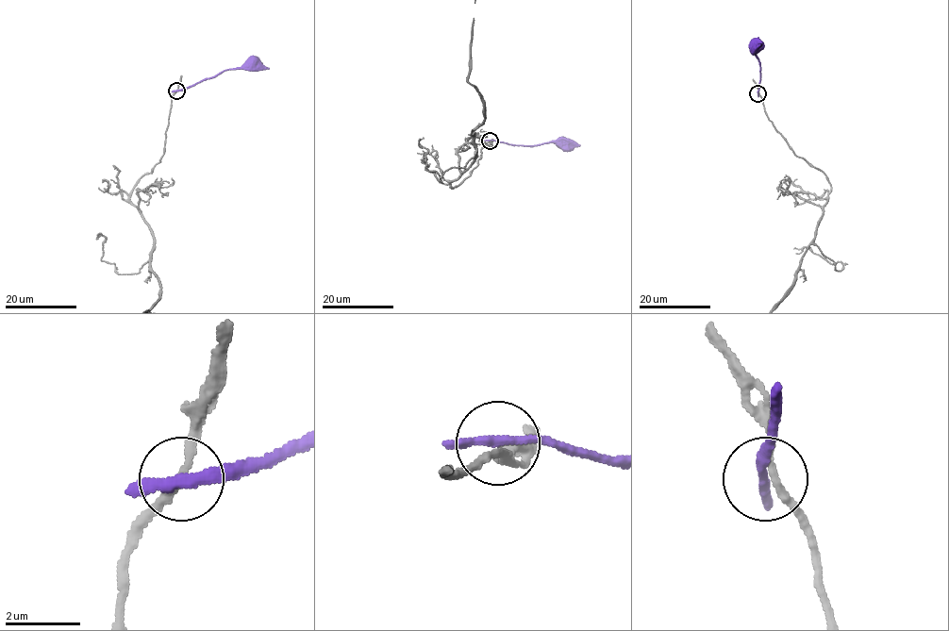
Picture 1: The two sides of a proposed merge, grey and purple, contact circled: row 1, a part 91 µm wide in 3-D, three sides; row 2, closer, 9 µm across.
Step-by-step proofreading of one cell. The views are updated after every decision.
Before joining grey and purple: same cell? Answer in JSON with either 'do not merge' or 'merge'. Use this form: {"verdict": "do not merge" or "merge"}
{"verdict": "do not merge"}

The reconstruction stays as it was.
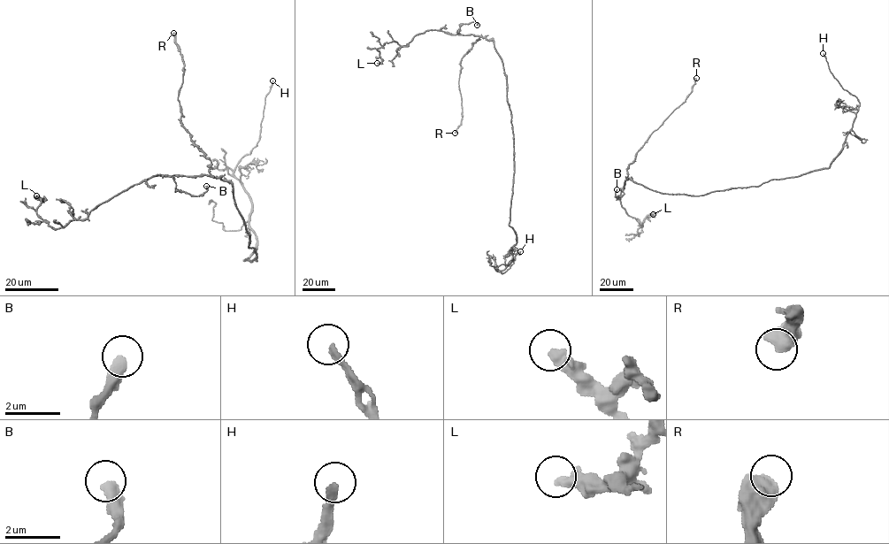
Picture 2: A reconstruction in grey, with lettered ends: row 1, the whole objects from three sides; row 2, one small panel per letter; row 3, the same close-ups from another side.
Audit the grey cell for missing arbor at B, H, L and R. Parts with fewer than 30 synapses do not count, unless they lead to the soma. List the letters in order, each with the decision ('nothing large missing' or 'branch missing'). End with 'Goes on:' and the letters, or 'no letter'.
B: nothing large missing
H: branch missing
L: nothing large missing
R: nothing large missing
Goes on: H

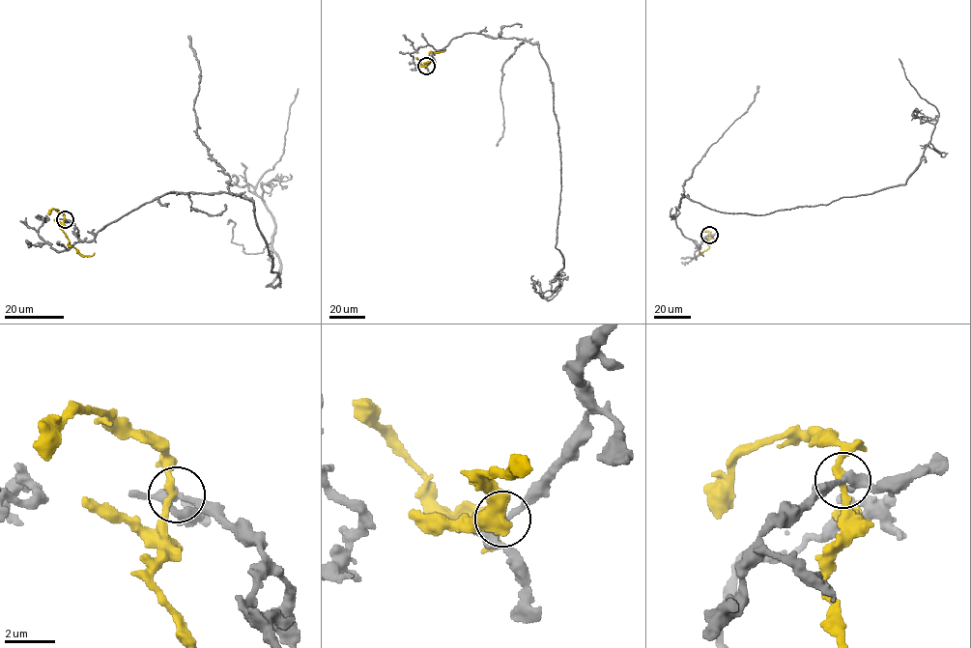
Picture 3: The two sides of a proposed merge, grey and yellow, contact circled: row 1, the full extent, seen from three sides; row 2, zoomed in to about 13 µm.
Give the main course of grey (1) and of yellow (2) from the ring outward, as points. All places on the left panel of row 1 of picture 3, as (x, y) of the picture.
1: (65, 218), (91, 241), (171, 193), (239, 194), (279, 287), (267, 287), (280, 265), (255, 190), (298, 88)
2: (65, 219), (62, 230), (68, 245), (83, 255), (94, 253)

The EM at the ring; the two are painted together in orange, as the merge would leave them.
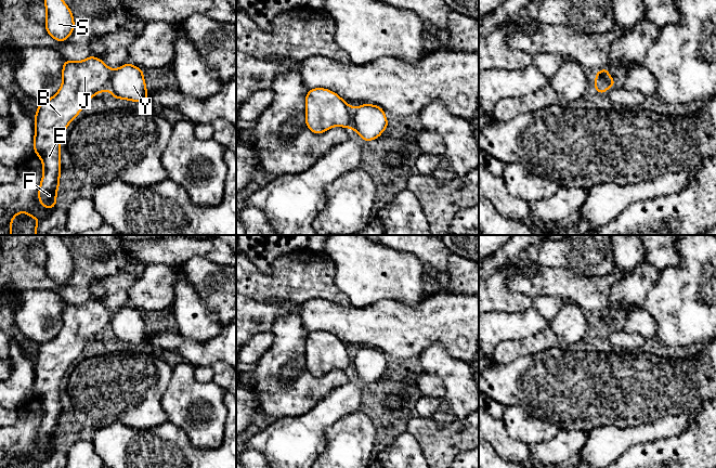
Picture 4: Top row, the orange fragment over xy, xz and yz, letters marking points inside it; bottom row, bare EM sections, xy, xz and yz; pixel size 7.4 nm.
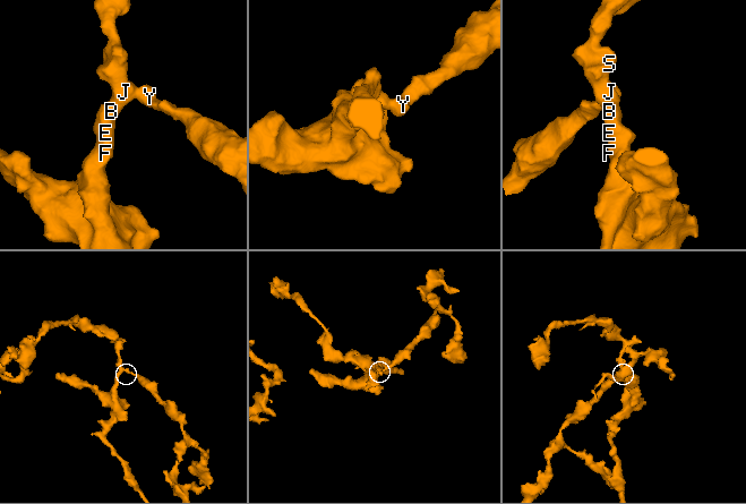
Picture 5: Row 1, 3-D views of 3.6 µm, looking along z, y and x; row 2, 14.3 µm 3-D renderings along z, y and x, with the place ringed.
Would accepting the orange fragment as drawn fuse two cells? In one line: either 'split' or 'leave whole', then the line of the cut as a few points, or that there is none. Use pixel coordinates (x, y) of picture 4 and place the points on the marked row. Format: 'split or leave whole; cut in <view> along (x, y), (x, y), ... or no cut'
split; cut in xz along (351, 108), (352, 127)

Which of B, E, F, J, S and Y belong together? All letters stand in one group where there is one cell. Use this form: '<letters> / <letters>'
B E F J S / Y

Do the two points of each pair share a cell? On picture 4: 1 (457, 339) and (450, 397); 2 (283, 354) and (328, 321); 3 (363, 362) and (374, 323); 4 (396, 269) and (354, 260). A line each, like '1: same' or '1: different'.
1: different
2: different
3: different
4: same

